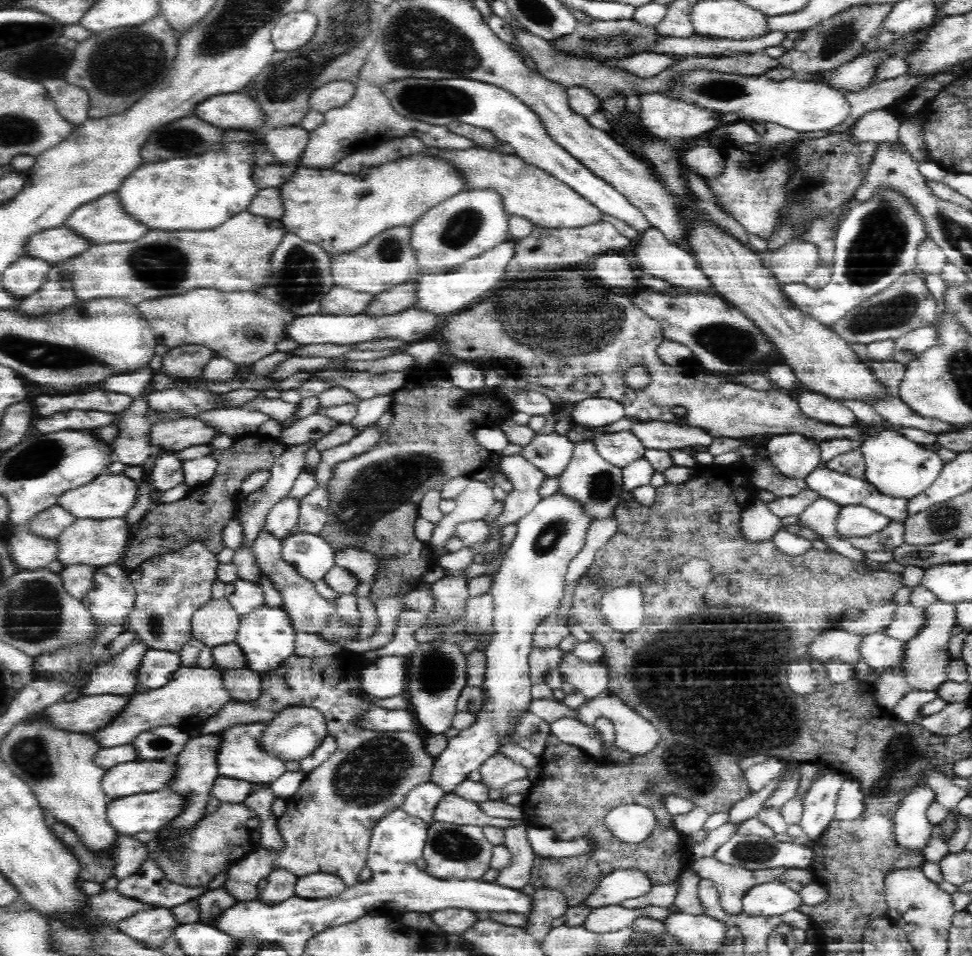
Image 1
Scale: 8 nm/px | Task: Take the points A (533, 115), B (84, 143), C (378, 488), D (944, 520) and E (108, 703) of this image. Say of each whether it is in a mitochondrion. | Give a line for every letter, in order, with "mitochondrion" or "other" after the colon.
A: other
B: other
C: mitochondrion
D: mitochondrion
E: other

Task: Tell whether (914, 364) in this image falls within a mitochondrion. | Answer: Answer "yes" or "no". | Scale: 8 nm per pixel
no

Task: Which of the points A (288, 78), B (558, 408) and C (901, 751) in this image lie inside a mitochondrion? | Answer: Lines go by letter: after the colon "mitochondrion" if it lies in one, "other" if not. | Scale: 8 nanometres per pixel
A: mitochondrion
B: other
C: mitochondrion

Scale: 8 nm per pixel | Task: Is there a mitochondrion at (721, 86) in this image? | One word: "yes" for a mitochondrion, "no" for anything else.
yes

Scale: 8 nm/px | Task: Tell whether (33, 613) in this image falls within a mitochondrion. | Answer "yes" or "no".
yes

